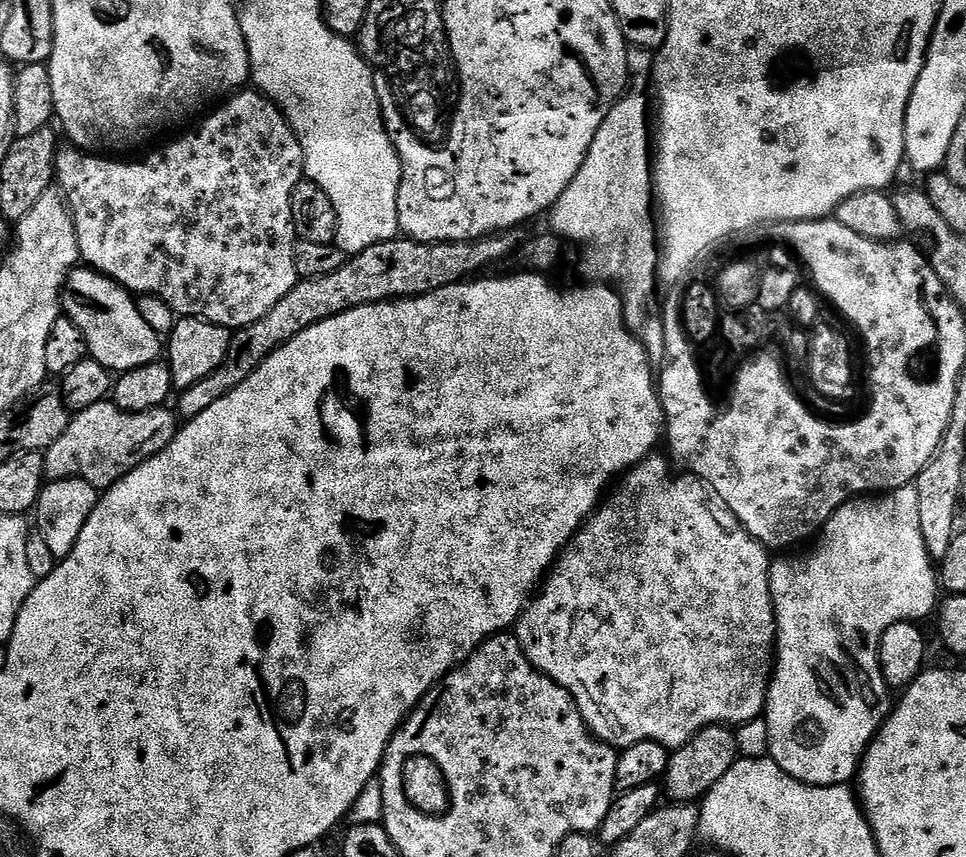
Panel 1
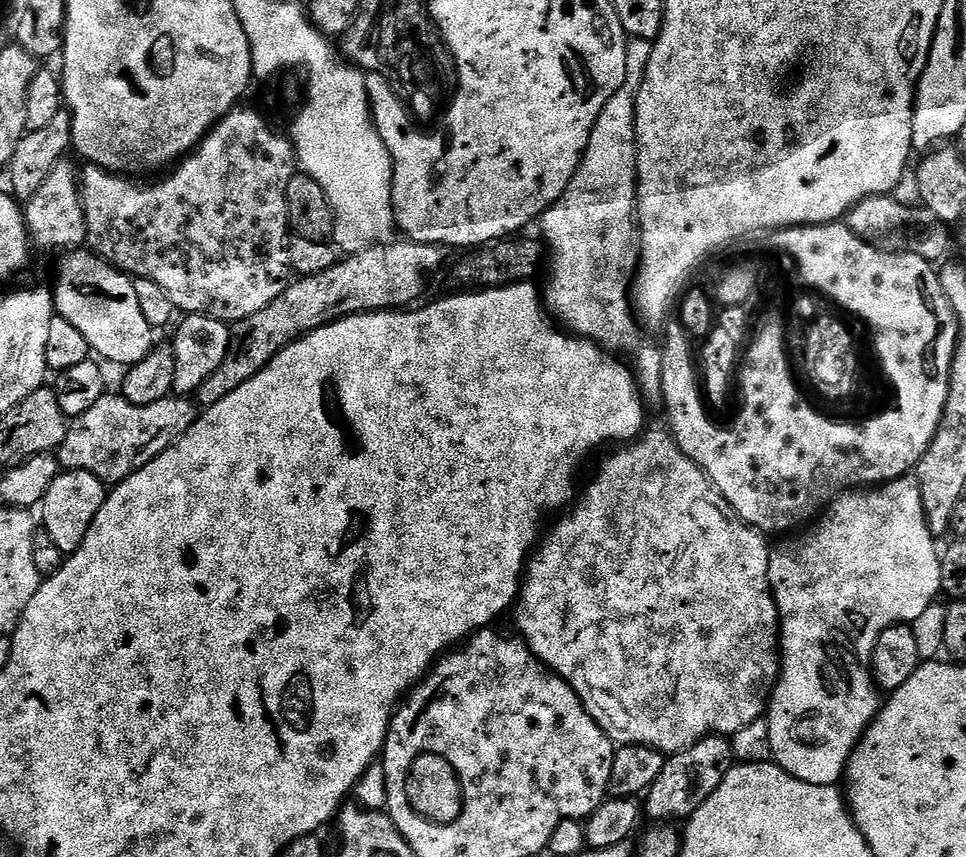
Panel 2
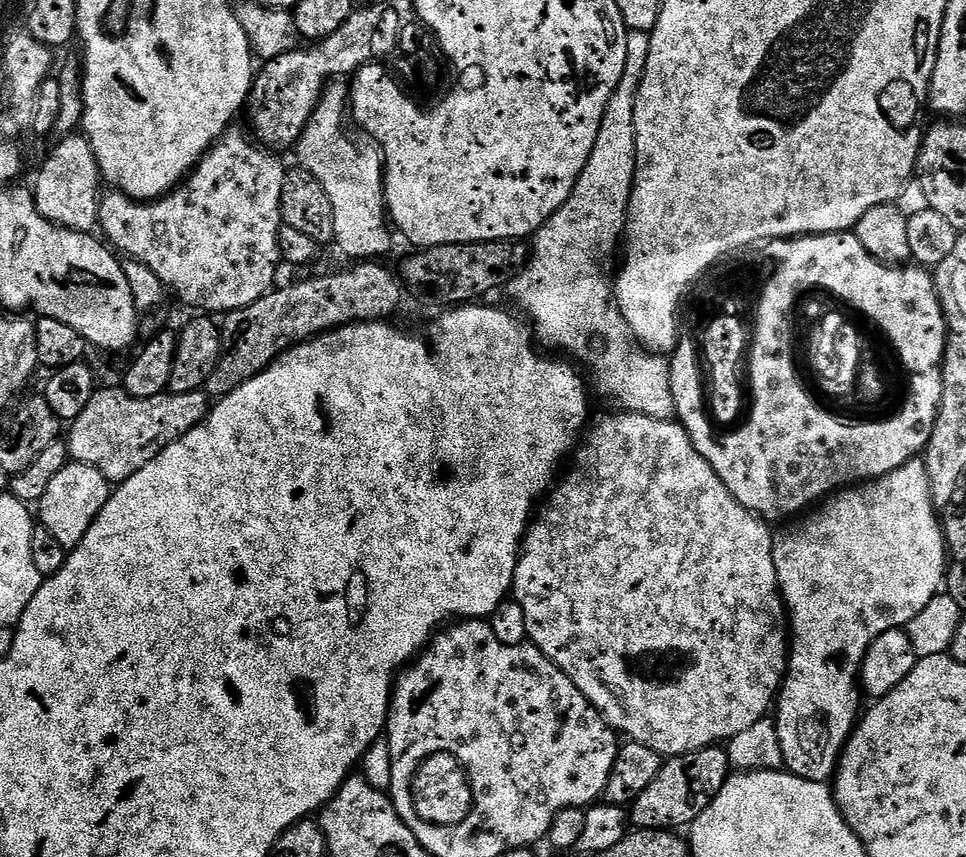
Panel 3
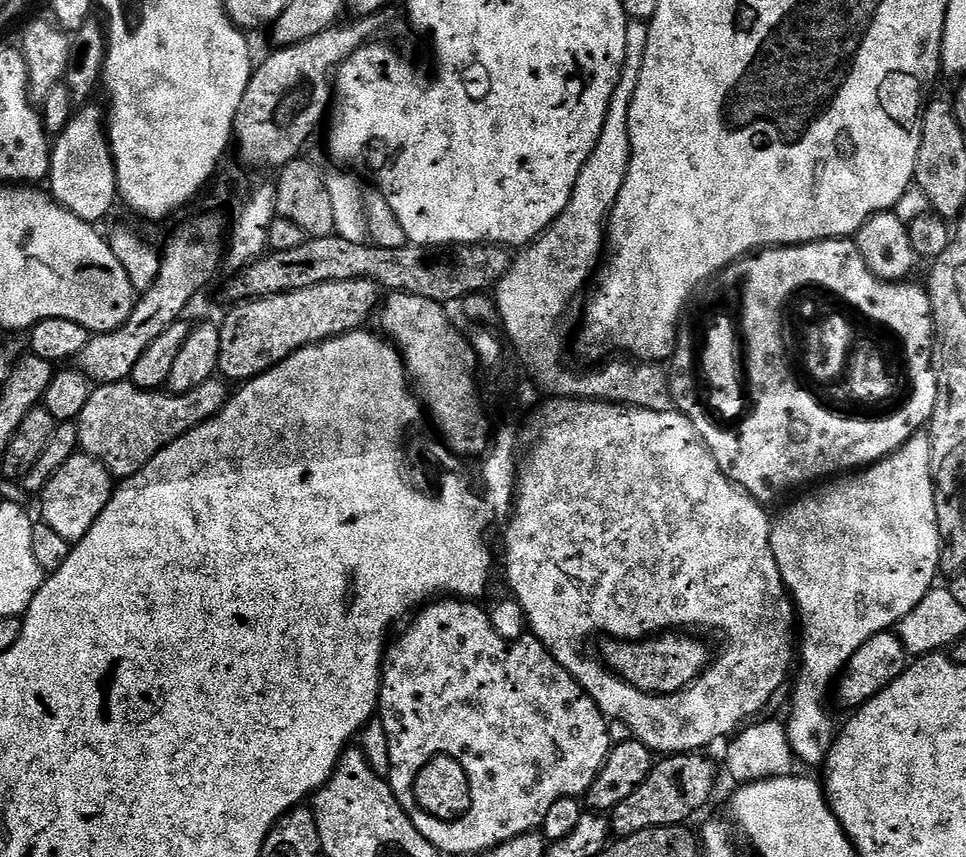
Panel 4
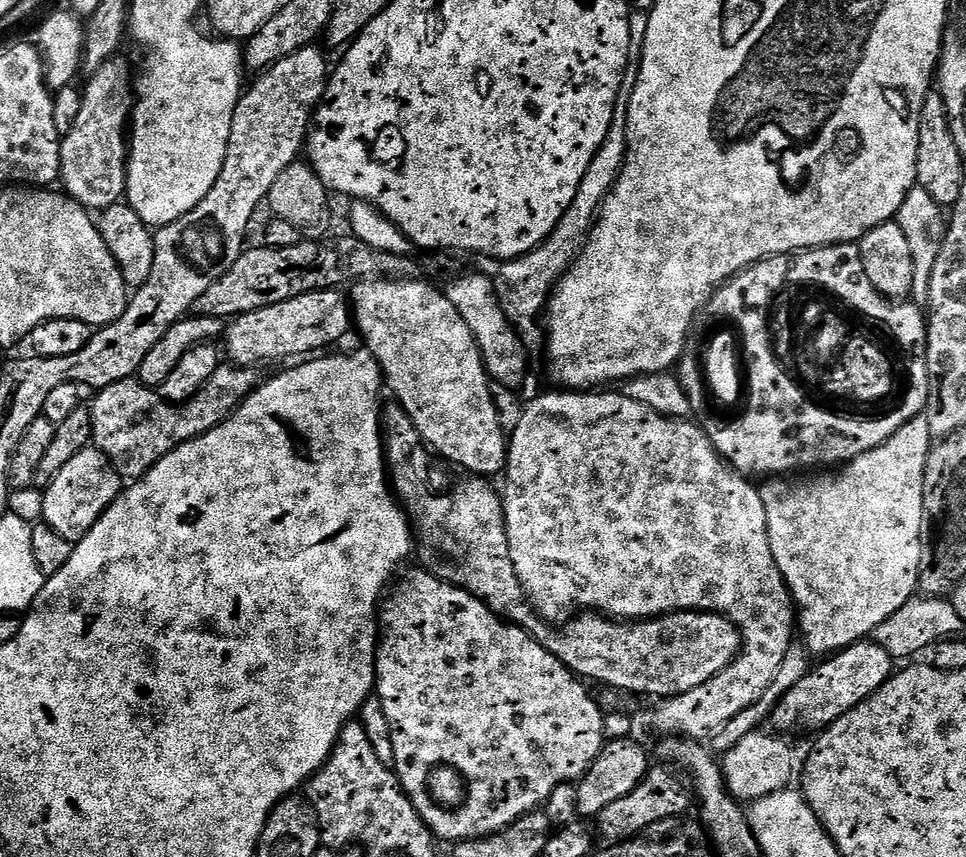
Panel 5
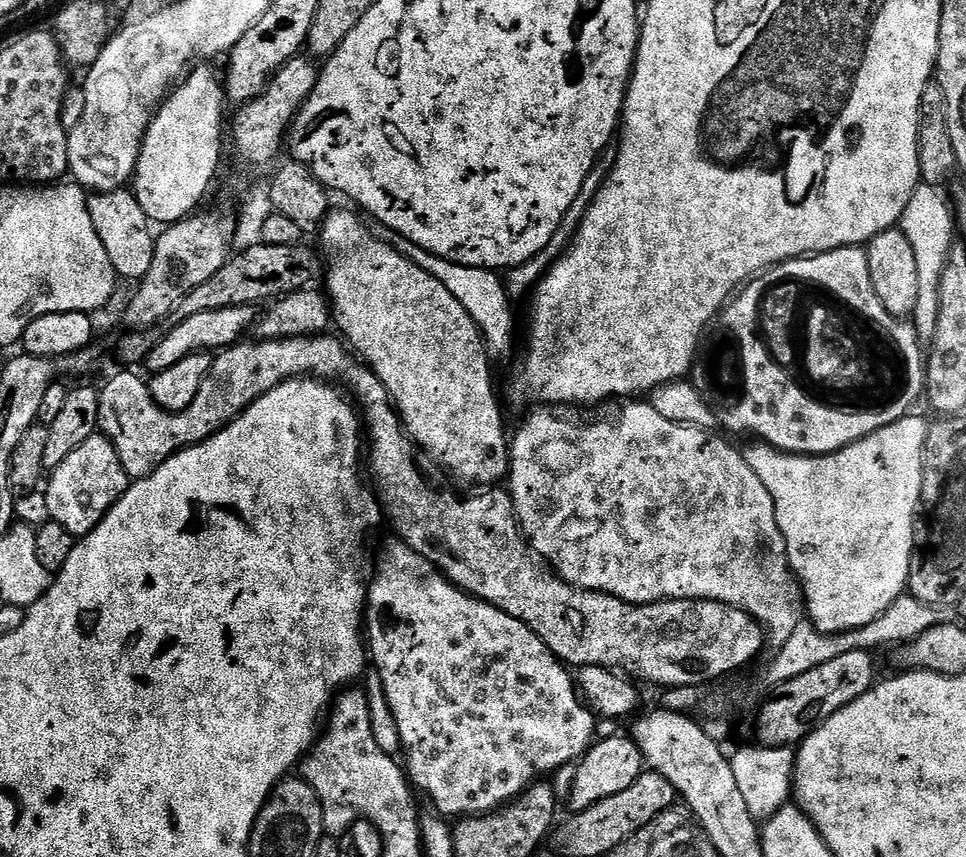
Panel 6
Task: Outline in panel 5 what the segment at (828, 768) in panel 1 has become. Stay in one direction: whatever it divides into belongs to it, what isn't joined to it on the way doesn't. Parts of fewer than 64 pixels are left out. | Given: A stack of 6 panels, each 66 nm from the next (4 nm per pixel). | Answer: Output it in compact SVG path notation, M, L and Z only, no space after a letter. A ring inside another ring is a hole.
M921 414L898 434L894 434L882 446L854 458L849 464L837 467L827 474L820 474L817 480L808 480L805 484L796 484L792 488L791 479L788 478L768 478L759 485L760 497L766 506L766 526L770 534L770 550L774 554L774 562L782 574L782 578L788 584L792 592L792 599L798 609L798 632L804 639L802 644L813 657L827 658L844 648L849 648L852 644L857 644L860 640L871 637L876 627L894 615L902 606L912 600L917 595L920 586L920 573L922 565L926 560L926 544L924 548L924 528L926 532L926 509L924 507L924 471L928 454L932 450L934 438L930 434L930 422L927 416Z

